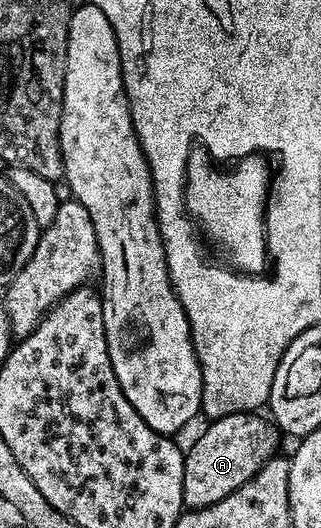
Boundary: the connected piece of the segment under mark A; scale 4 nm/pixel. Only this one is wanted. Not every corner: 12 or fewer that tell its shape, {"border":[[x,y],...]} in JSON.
{"border":[[252,411],[216,418],[184,454],[183,503],[204,509],[278,452]]}

